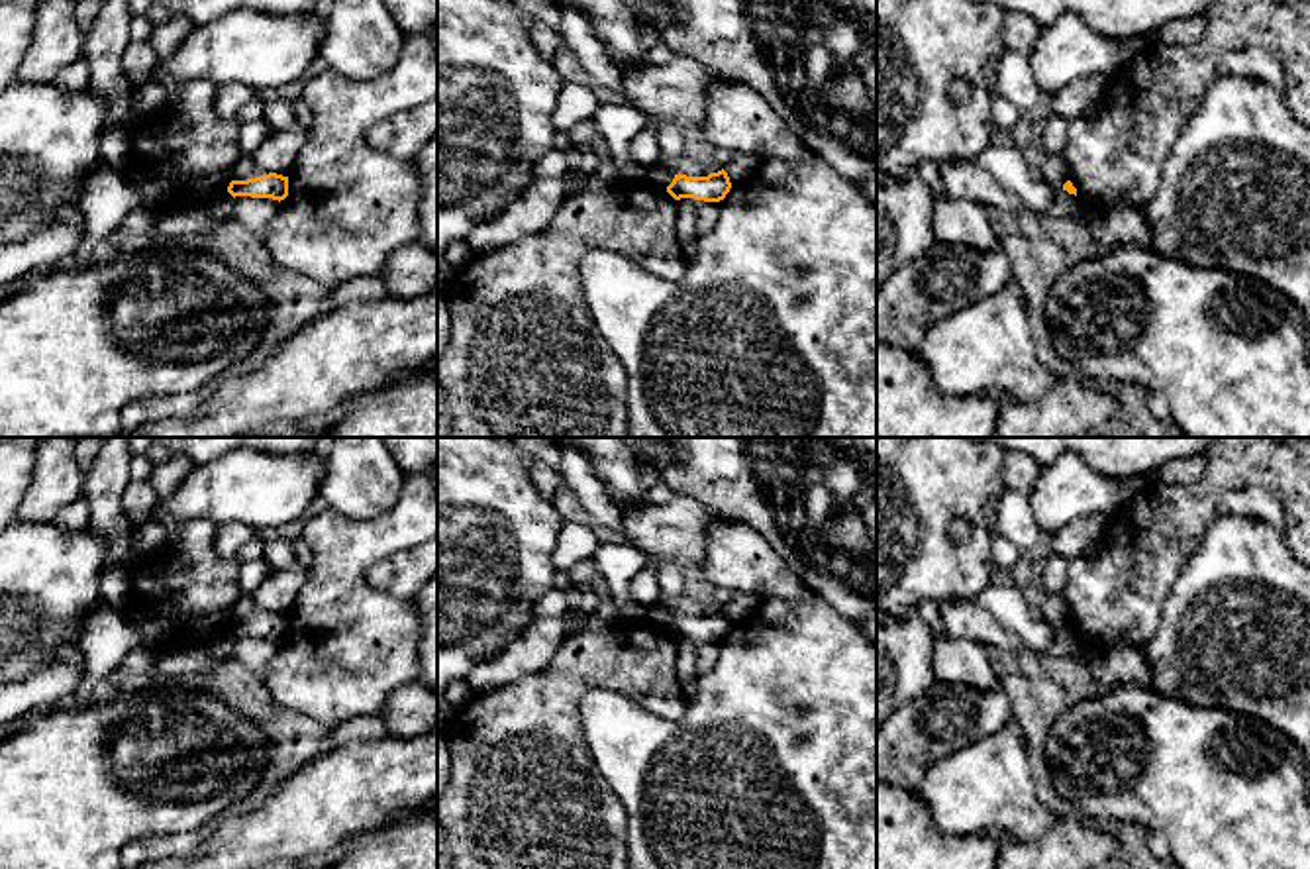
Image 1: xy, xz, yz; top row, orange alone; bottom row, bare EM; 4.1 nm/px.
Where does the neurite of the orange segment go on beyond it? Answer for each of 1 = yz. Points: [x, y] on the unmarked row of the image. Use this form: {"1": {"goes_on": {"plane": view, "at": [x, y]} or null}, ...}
{"1": {"goes_on": null}}

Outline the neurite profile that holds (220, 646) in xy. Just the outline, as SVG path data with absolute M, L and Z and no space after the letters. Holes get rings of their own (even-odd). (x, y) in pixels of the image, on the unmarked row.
M226 630L214 634L214 638L206 643L208 651L214 659L224 661L231 657L233 636Z

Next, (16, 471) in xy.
M0 437L0 534L16 520L33 477L39 437Z

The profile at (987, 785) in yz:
M1004 730L975 740L935 761L928 769L918 792L924 798L933 824L945 836L982 832L998 842L1035 842L1049 832L1053 822L1053 814L1037 798L1024 738Z

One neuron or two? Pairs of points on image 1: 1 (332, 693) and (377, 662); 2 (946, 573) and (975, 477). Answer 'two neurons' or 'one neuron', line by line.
1: one neuron
2: one neuron

